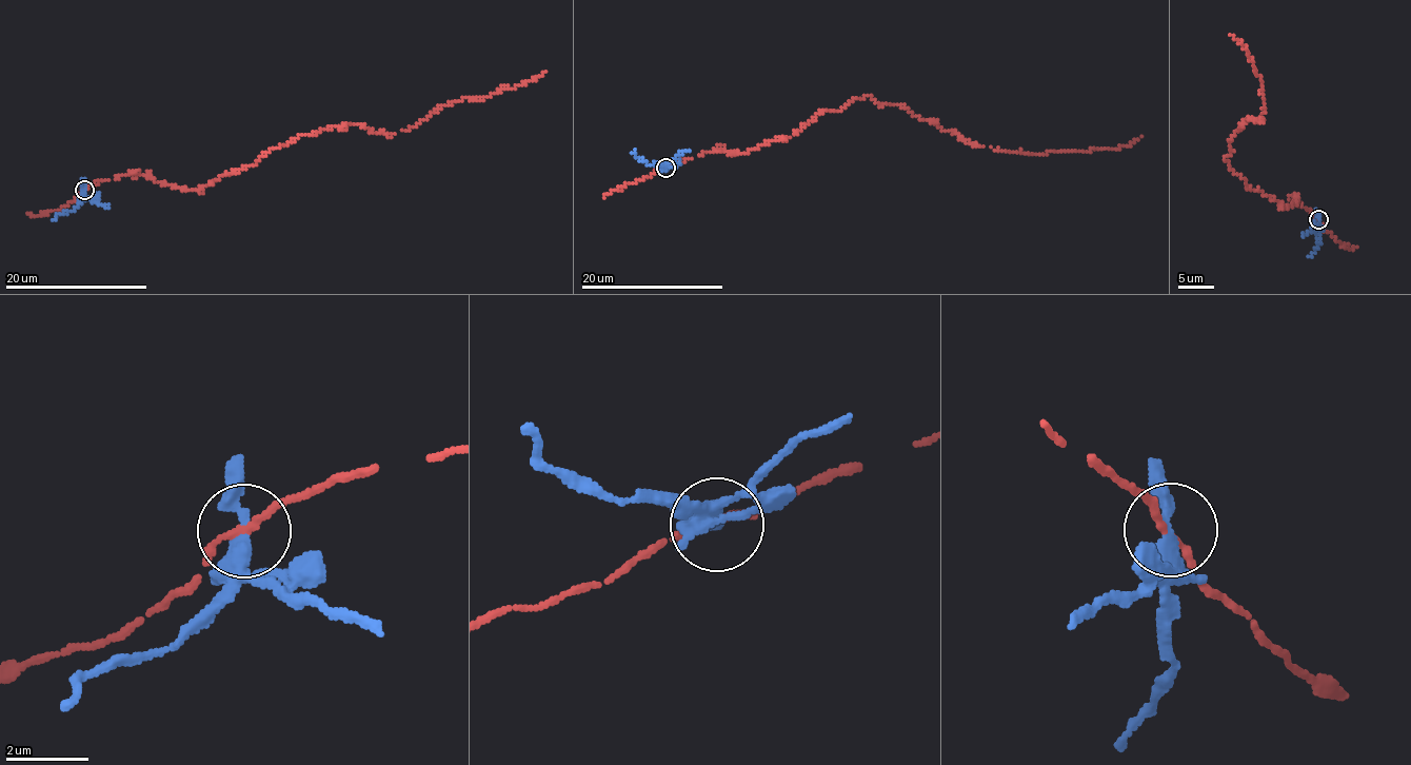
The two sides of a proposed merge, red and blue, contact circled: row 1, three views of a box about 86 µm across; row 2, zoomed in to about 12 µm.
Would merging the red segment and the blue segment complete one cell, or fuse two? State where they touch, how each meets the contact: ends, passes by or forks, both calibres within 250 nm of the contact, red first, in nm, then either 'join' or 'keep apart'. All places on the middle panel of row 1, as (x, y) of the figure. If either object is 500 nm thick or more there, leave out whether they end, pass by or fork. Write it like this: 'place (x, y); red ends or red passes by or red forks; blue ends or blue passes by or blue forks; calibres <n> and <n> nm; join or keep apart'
place (666, 168); red passes by; blue passes by; calibres 150 and 340 nm; keep apart

